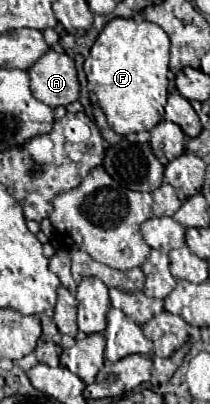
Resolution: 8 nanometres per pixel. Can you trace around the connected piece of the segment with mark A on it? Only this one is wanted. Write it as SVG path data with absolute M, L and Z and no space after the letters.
M50 49L28 69L28 75L32 95L52 109L74 103L80 97L77 70L66 53Z

